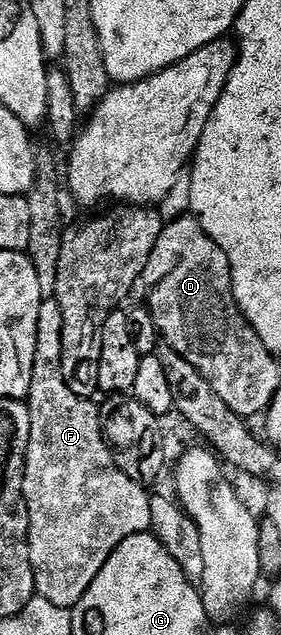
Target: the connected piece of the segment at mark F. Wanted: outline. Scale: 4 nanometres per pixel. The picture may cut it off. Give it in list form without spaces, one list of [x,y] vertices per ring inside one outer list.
[[[57,298],[43,299],[40,321],[36,321],[36,361],[32,369],[32,385],[28,402],[32,417],[32,433],[26,454],[24,501],[30,518],[30,560],[34,570],[34,590],[57,607],[72,609],[88,593],[92,581],[104,569],[108,557],[128,537],[144,535],[151,530],[151,492],[116,465],[114,452],[106,441],[104,415],[97,402],[76,397],[62,372],[64,349],[64,313]]]

